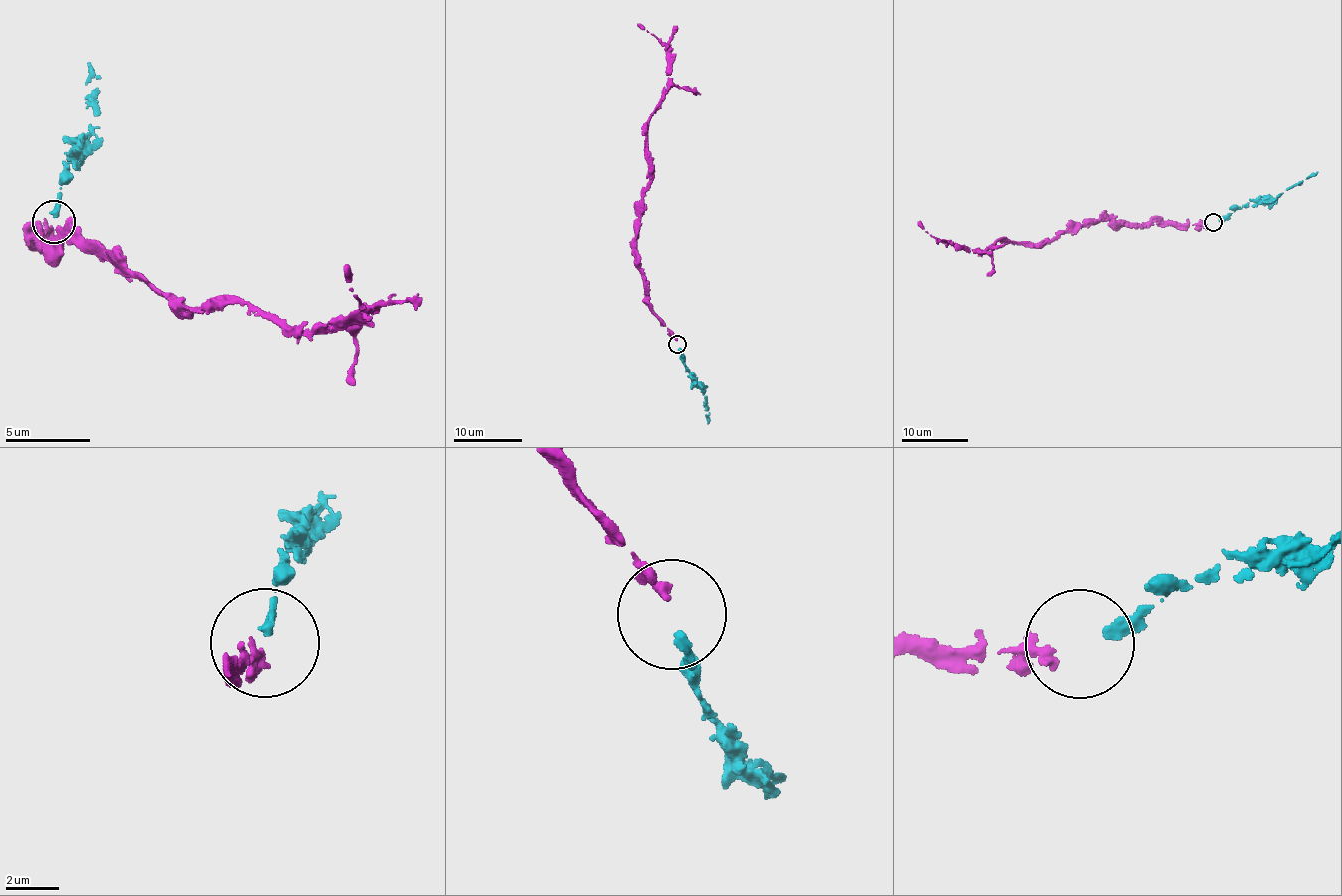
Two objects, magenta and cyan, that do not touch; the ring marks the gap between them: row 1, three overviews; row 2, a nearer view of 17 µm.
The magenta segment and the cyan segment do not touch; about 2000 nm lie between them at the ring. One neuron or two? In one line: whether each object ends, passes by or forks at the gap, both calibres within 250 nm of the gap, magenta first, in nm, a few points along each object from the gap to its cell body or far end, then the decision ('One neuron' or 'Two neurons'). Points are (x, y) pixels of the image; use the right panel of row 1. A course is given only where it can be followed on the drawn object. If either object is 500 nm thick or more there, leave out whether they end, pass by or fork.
At the ring magenta ends. At the ring cyan ends. Thickness 400 nm (magenta) against 400 nm. Course of magenta: (1206, 223), (1069, 224), (1052, 239), (996, 241), (978, 251), (946, 244), (917, 221). Course of cyan: (1218, 220), (1250, 200), (1272, 201), (1317, 171). One neuron

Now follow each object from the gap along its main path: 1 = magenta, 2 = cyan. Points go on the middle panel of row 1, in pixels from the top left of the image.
1: (674, 339), (647, 302), (636, 253), (637, 204), (649, 181), (646, 130), (668, 79), (666, 46), (637, 23)
2: (678, 348), (687, 371), (705, 398), (707, 423)

